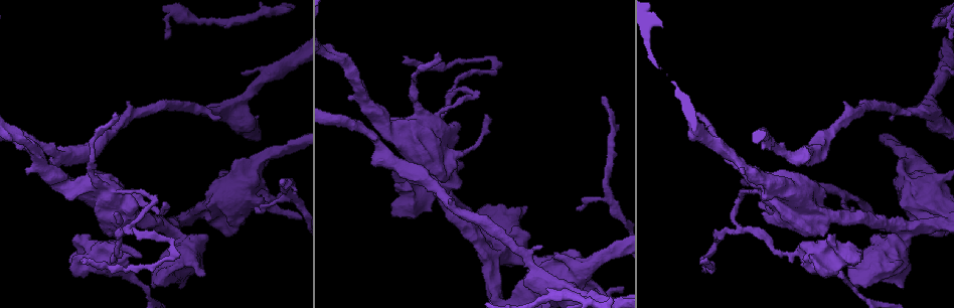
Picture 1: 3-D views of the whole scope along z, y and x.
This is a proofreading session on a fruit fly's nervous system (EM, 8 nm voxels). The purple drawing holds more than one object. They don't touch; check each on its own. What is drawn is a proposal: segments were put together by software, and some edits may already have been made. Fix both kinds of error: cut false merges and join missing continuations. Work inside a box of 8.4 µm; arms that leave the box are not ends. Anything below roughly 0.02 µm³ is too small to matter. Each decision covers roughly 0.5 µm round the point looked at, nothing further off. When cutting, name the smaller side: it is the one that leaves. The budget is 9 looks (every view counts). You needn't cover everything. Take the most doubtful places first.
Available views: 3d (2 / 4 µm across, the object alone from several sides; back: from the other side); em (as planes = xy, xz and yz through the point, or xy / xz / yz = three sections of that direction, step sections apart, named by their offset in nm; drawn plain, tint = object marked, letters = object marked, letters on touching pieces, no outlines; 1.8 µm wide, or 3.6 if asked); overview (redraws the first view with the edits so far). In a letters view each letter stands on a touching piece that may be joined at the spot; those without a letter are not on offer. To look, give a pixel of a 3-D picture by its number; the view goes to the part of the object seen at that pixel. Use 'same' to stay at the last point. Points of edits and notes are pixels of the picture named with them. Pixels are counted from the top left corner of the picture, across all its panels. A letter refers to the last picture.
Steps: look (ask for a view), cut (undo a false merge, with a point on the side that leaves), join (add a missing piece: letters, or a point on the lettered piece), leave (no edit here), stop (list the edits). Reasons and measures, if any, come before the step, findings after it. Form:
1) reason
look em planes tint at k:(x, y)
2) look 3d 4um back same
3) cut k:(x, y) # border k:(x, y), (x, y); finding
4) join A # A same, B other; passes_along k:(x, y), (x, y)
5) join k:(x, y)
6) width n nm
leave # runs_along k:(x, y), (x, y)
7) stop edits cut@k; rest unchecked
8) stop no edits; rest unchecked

three-way junction
look 3d 4um back at 1:(863, 256)

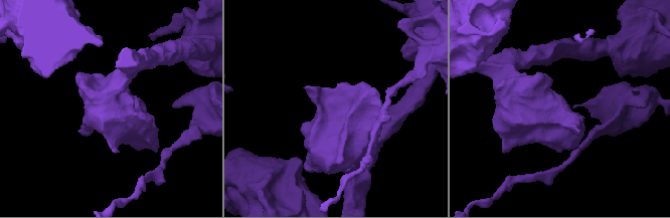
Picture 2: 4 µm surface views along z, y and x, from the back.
look em 3.6um xy step 8 letters at 2:(328, 109)

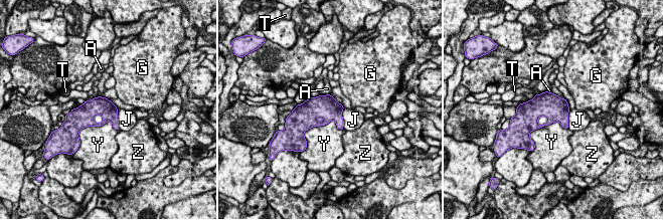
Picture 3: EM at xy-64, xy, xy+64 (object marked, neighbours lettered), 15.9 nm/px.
width 440 nm
leave # A other, G other, J other, T other, Y other, Z other; border 3:(117, 108), (118, 128), (120, 130); continuous, no second cell

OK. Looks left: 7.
free end
look em yz step 8 letters at 1:(281, 178)

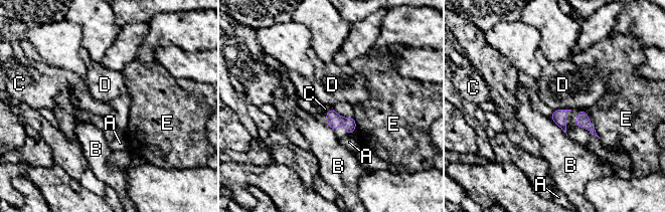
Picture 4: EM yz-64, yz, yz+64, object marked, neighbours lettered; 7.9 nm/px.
leave # A other, B other, C other, D other, E other; border 4:(331, 109), (325, 113); no lettered piece goes on from it

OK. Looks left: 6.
two arms in line, one across
look em planes tint at 1:(232, 114)

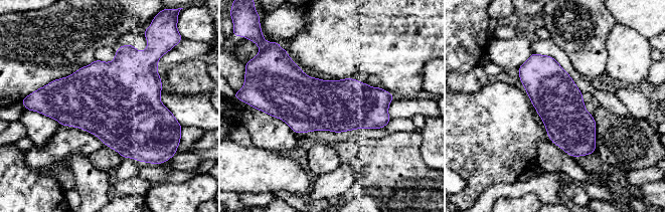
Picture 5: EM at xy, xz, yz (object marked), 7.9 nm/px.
look em planes letters same

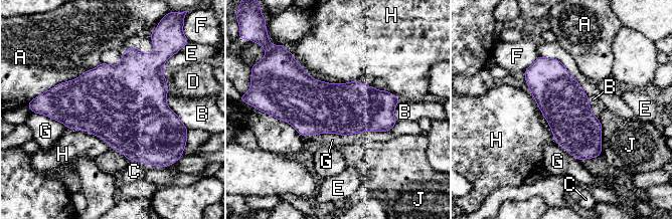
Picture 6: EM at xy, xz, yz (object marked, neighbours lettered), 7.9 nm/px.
width 380 nm; longest_contact A 500 nm
leave # A other, B other, C other, D other, E other, F other, G other, H other, J other; all the same cell

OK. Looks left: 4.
sharp bend
look 3d 4um at 1:(820, 219)

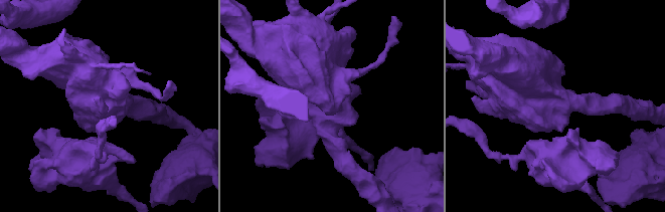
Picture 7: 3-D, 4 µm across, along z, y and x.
look em 3.6um xz step 16 tint at 7:(558, 107)

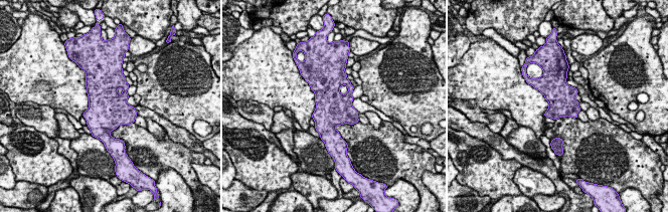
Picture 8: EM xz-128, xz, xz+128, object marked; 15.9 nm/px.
another direction
look em 3.6um planes letters same

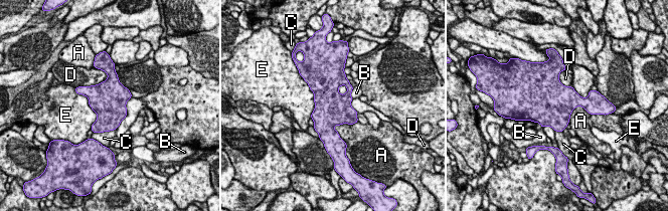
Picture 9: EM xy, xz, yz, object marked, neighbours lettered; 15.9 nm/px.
leave # A other, B other, C other, D other, E other; border 9:(75, 91), (97, 115), (91, 129); all the same cell

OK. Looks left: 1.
stop no edits; rest unchecked

